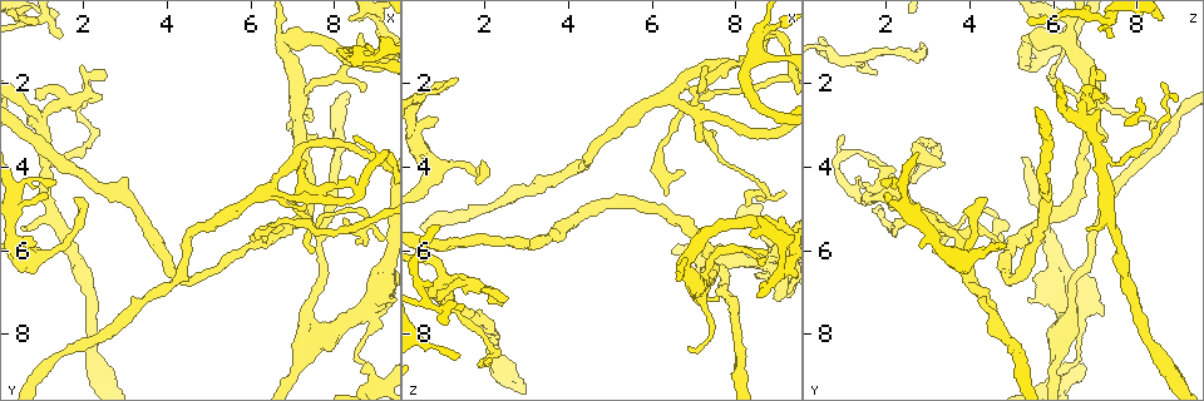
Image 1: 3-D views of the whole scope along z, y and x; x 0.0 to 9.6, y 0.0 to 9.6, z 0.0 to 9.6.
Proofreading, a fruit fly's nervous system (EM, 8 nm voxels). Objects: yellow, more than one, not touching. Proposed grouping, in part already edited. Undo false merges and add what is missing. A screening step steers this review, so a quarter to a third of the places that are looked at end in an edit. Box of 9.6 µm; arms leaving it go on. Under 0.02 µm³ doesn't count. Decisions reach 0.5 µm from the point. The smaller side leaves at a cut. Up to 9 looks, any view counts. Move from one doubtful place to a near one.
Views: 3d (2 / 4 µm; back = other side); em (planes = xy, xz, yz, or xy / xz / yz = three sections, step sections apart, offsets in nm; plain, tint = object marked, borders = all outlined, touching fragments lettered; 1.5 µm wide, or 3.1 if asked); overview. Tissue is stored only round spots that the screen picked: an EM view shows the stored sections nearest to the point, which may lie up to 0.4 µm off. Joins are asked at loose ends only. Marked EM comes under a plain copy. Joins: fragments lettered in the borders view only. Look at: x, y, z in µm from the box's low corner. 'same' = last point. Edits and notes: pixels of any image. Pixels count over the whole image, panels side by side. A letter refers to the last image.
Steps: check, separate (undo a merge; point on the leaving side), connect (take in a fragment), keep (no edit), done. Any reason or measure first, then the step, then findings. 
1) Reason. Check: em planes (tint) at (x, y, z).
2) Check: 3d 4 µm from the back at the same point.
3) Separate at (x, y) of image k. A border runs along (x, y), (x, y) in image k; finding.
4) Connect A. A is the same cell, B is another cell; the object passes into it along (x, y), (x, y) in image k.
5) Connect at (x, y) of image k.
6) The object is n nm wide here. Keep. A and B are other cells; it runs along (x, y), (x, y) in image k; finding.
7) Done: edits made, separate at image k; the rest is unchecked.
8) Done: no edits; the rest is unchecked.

Thin end. Check: em planes (tint) at (7.25, 3.80, 1.55).

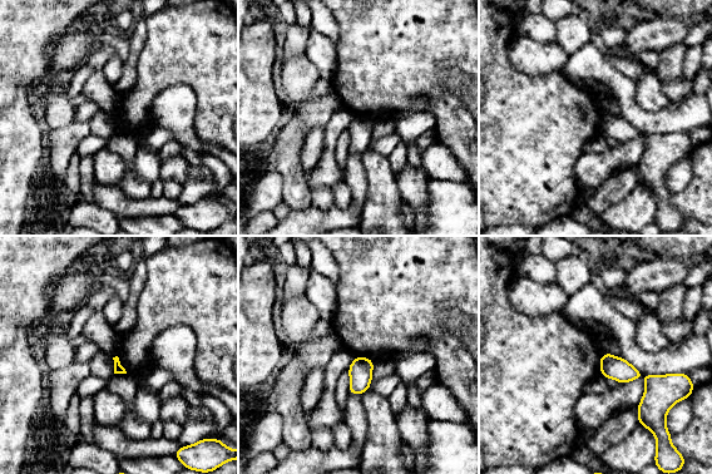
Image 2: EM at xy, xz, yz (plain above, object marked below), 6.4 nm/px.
What lies round it. Check: em planes (borders) at the same point.

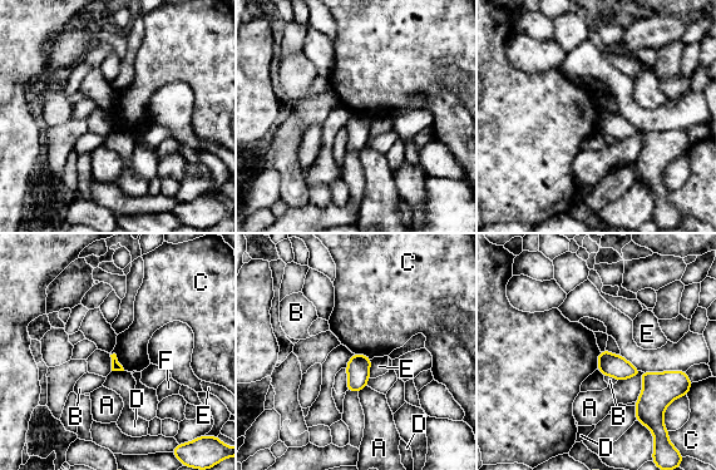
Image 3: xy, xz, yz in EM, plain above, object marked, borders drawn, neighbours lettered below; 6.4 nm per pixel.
Keep. A, B, C, D, E and F are other cells; a border runs along (110, 354), (115, 355), (124, 370) in image 3; no lettered fragment goes on from it.

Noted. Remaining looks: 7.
Branch stops here. Check: em planes (borders) at (7.20, 3.95, 3.40).

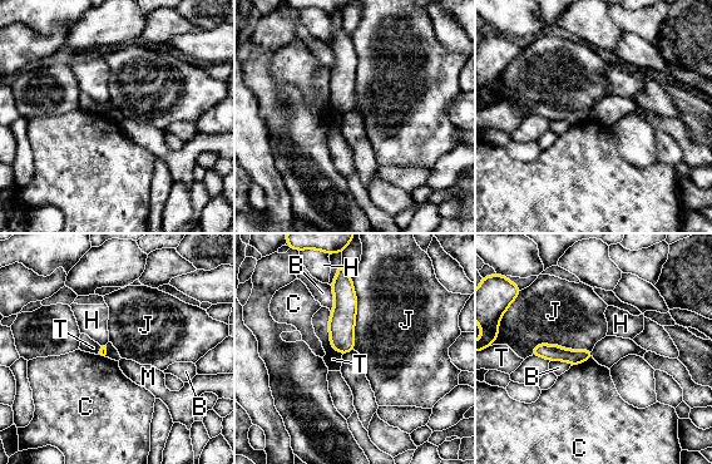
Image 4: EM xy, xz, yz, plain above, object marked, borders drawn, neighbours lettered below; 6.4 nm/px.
Keep. B, C, H, J, M and T are other cells; a border runs along (350, 276), (356, 297), (355, 350) in image 4; none of them fits.

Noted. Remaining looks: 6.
Tapers out. Check: em planes (borders) at (6.85, 3.15, 8.30).

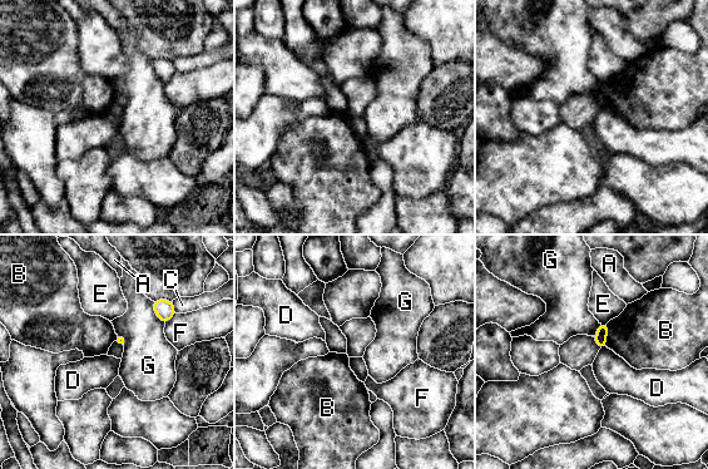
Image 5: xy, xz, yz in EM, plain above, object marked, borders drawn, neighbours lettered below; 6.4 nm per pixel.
Keep. A, B, C, D, E, F and G are other cells; a border runs along (605, 346), (599, 350) in image 5; none of them fits.

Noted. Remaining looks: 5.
Tapers out. Check: 3d 4 µm at (2.10, 2.05, 8.50).

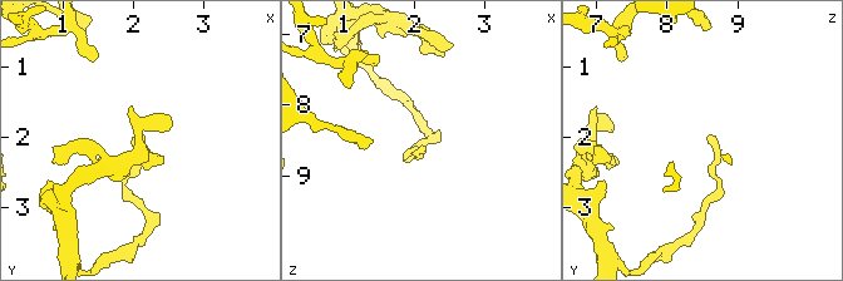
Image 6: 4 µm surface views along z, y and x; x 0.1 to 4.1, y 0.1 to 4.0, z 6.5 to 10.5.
Check: em yz step 8 (borders) at (2.15, 2.00, 8.60).

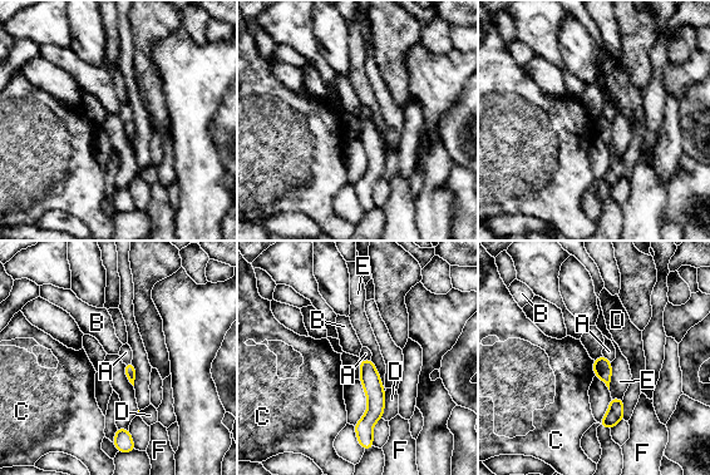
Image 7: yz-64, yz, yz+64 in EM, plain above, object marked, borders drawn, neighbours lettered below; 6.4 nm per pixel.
Keep. A, B, C, D, E and F are other cells; a border runs along (602, 355), (593, 360) in image 7; none of them fits.

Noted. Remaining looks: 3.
Done: no edits; the rest is unchecked.

